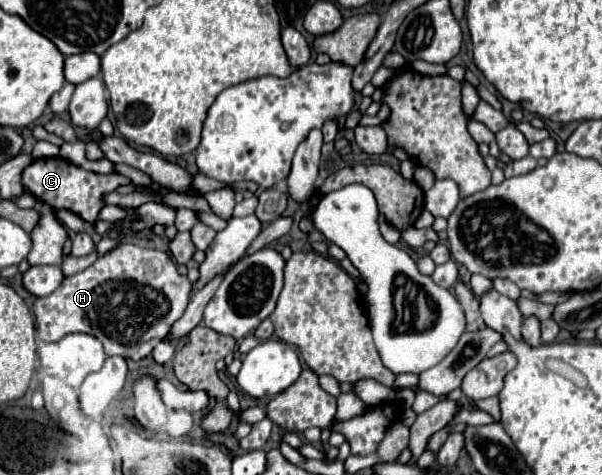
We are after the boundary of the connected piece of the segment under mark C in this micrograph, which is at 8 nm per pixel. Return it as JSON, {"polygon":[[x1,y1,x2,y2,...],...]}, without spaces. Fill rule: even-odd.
{"polygon":[[56,156,56,158,38,158,32,160,24,172,22,172,22,184,24,188,40,202,52,206,54,210,72,210,74,214,78,214,82,220,90,222,94,226,96,234,106,234,108,230,122,230,120,222,104,222,98,218,100,210,104,208,104,196,108,192,114,192,118,186,126,186,130,184,130,180,122,174,108,174,108,176,100,176,94,172,88,172,84,168,78,168,74,164,70,164,68,160]]}

